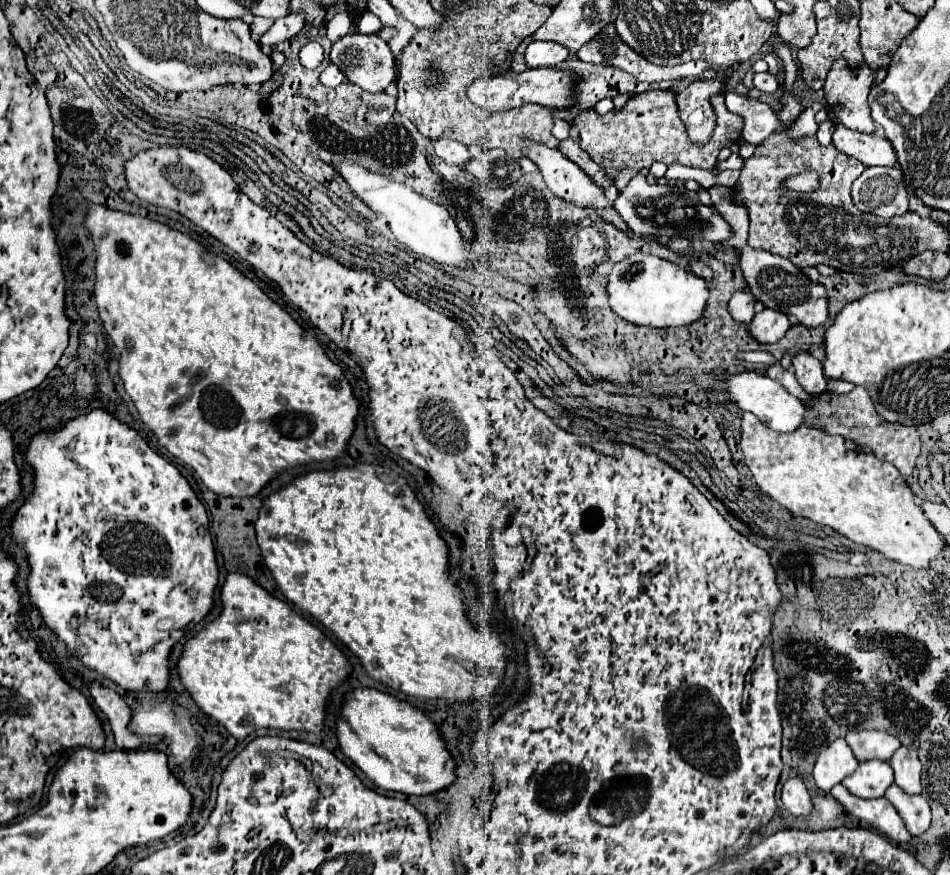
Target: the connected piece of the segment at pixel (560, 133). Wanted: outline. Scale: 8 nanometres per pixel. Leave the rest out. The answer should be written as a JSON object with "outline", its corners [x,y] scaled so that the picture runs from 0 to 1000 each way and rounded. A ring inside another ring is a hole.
{"outline":[[[585,135],[583,137],[581,153],[584,158],[591,161],[599,157],[599,147],[600,147],[600,144],[599,142],[597,142],[596,138],[589,135]]]}

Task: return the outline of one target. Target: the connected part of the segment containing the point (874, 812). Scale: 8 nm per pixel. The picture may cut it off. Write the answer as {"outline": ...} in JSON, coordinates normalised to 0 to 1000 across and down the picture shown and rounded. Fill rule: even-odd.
{"outline":[[[881,896],[875,903],[875,907],[879,910],[879,914],[883,914],[892,923],[894,930],[898,930],[904,937],[911,937],[913,942],[917,942],[921,949],[936,955],[938,960],[953,965],[959,958],[951,935],[946,933],[946,928],[942,926],[942,921],[938,921],[934,912],[906,914],[904,910],[898,910],[887,896]]]}

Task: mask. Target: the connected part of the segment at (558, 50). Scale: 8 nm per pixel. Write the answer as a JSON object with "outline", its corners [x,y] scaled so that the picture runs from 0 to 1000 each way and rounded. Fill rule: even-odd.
{"outline":[[[559,48],[553,57],[553,71],[557,78],[584,75],[597,69],[599,57],[586,48]]]}

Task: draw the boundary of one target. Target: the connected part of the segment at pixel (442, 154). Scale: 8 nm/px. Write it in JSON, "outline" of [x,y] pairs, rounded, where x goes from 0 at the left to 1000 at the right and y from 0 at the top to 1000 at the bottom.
{"outline":[[[464,158],[464,160],[458,160],[458,176],[471,185],[471,187],[479,187],[479,190],[487,190],[496,183],[496,176],[492,171],[492,167],[479,162],[479,160],[471,160],[471,158]]]}

